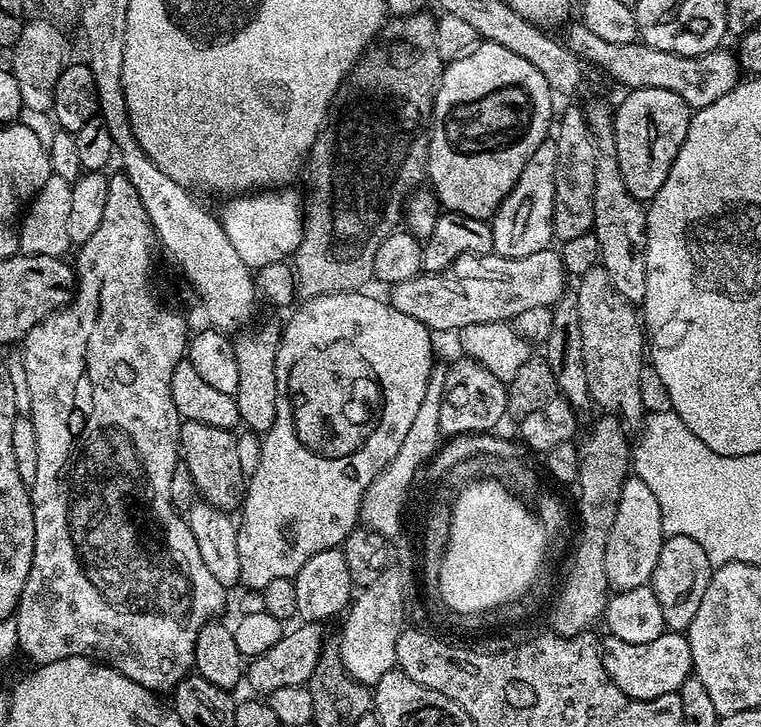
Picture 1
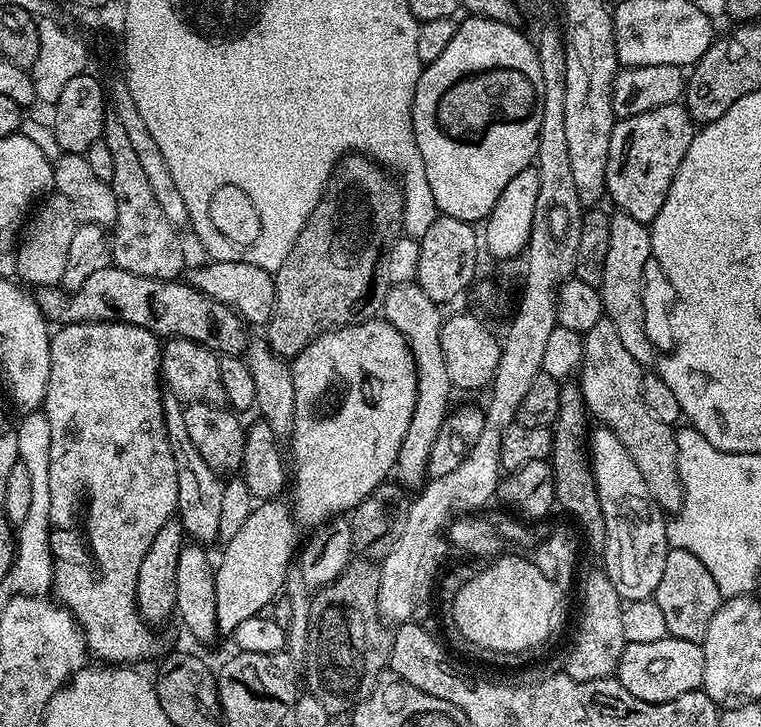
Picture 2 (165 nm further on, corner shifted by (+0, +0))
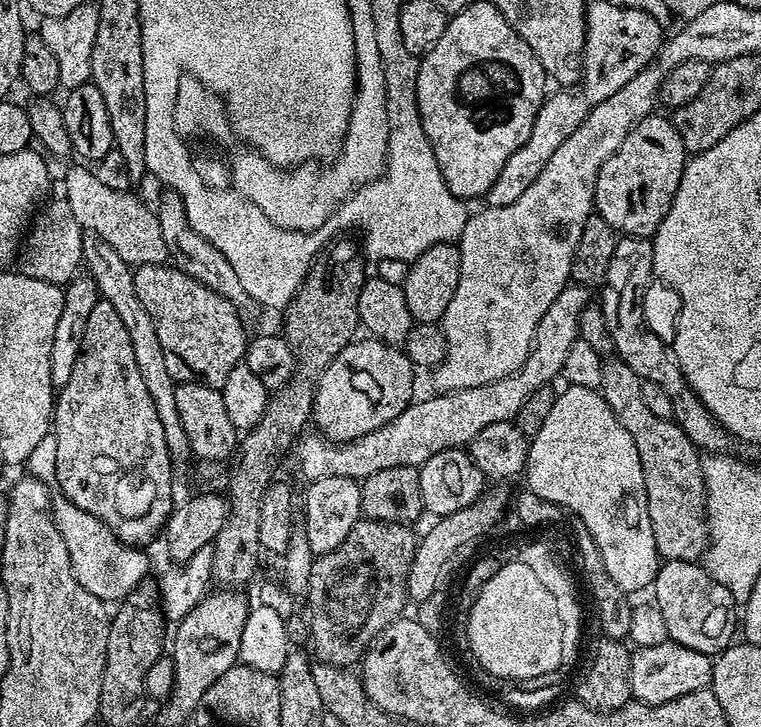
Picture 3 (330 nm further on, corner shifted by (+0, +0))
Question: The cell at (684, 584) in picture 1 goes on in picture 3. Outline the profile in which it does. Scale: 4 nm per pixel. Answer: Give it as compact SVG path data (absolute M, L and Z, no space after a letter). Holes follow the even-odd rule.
M664 560L660 569L656 571L656 579L650 585L650 592L653 592L654 603L658 610L662 610L662 618L666 622L668 639L681 644L690 646L690 650L698 650L702 654L715 657L724 651L729 644L733 643L735 634L738 632L738 601L722 586L722 582L715 580L708 569L699 563L691 560Z

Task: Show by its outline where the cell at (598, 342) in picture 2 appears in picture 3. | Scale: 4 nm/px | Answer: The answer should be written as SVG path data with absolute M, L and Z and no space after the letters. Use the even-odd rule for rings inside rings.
M608 358L604 360L602 370L602 382L599 393L604 401L614 410L618 422L626 426L630 438L634 438L634 446L638 446L638 458L642 462L642 474L646 482L646 498L650 510L650 526L654 530L654 546L658 554L664 560L691 560L699 561L708 549L708 499L706 498L706 486L702 474L701 453L695 444L686 438L673 419L657 418L654 413L646 407L646 401L642 399L642 381L626 362L619 358Z

